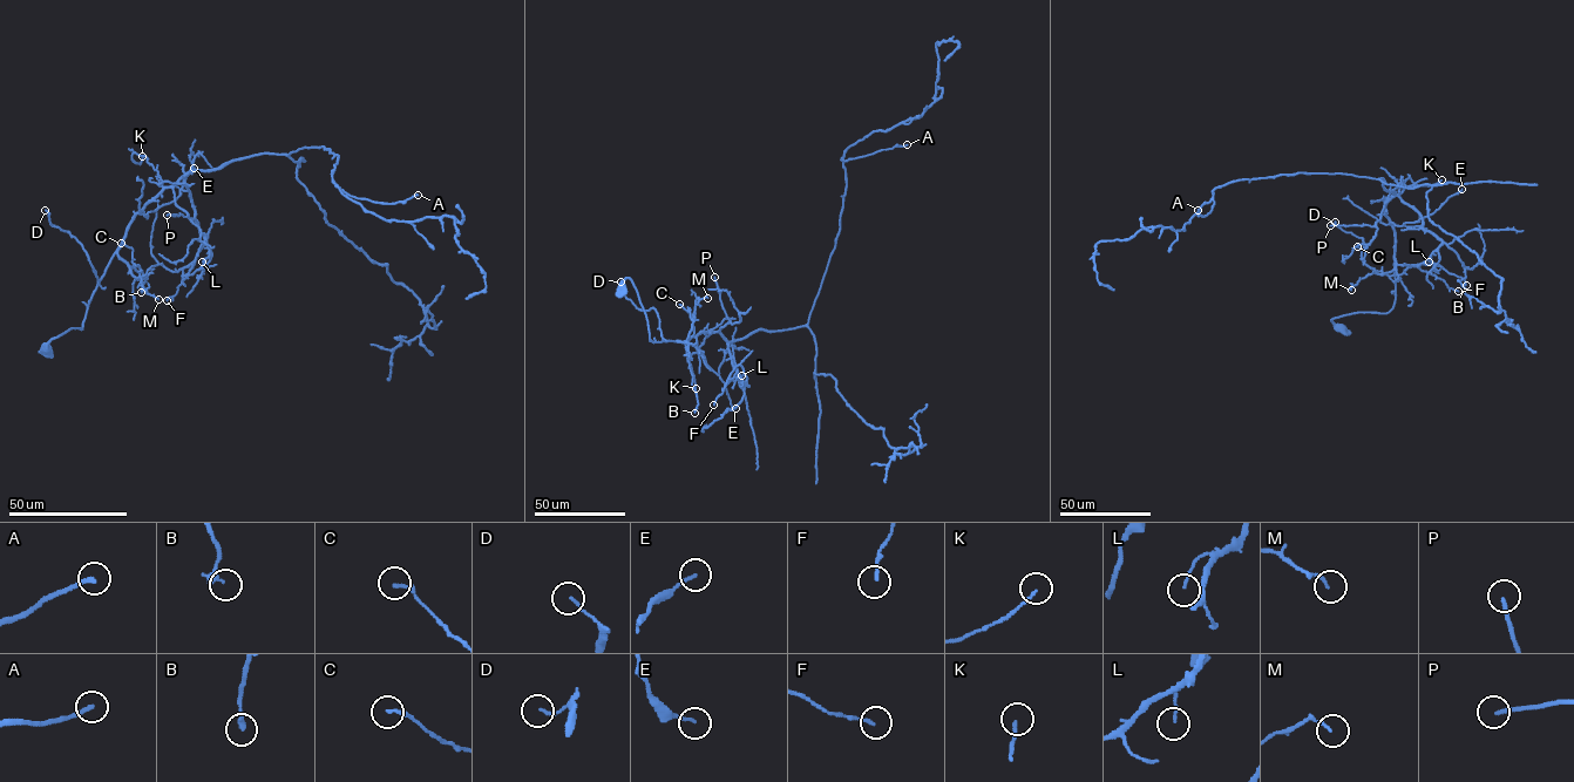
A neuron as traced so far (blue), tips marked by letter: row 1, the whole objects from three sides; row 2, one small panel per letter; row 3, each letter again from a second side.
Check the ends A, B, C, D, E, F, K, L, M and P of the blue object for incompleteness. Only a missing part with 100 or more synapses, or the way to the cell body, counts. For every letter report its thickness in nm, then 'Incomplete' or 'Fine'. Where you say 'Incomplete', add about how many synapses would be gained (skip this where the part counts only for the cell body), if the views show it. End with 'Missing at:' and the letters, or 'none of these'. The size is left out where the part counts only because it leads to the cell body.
A: Thickness 240 nm. Fine
B: Thickness 260 nm. Fine
C: Thickness 140 nm. Fine
D: Thickness 120 nm. Fine
E: Thickness 130 nm. Fine
F: Thickness 140 nm. Fine
K: Thickness 120 nm. Fine
L: Thickness 100 nm. Fine
M: Thickness 120 nm. Fine
P: Thickness 170 nm. Fine
Missing at: none of these

